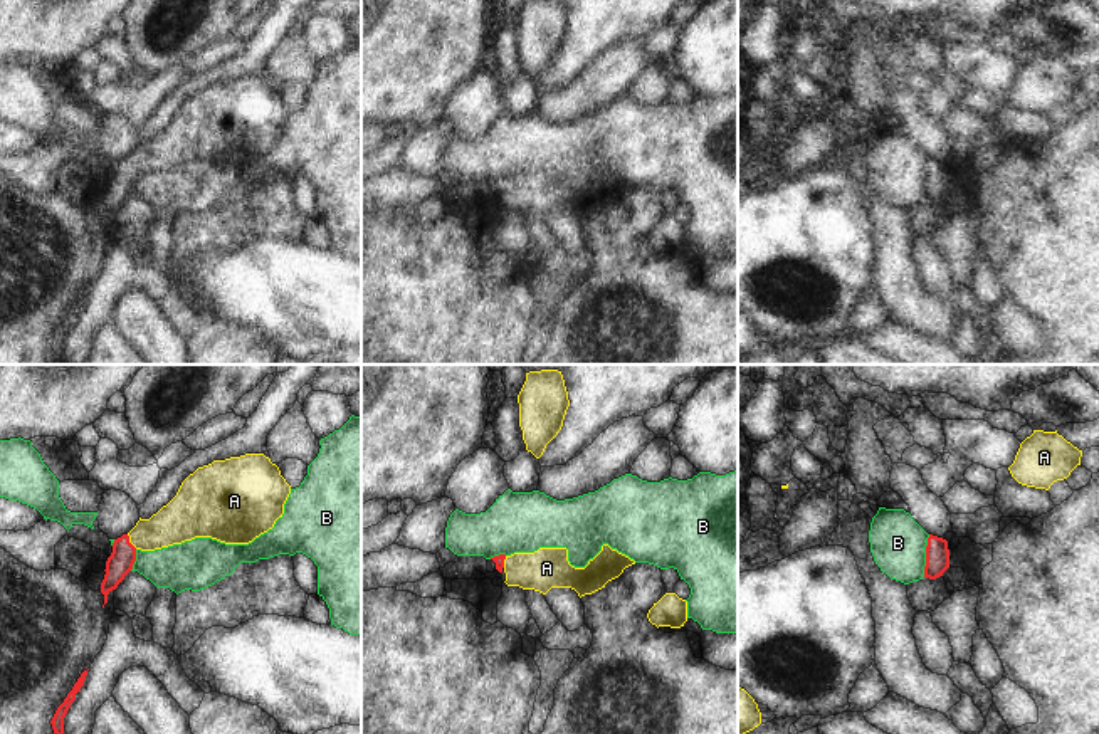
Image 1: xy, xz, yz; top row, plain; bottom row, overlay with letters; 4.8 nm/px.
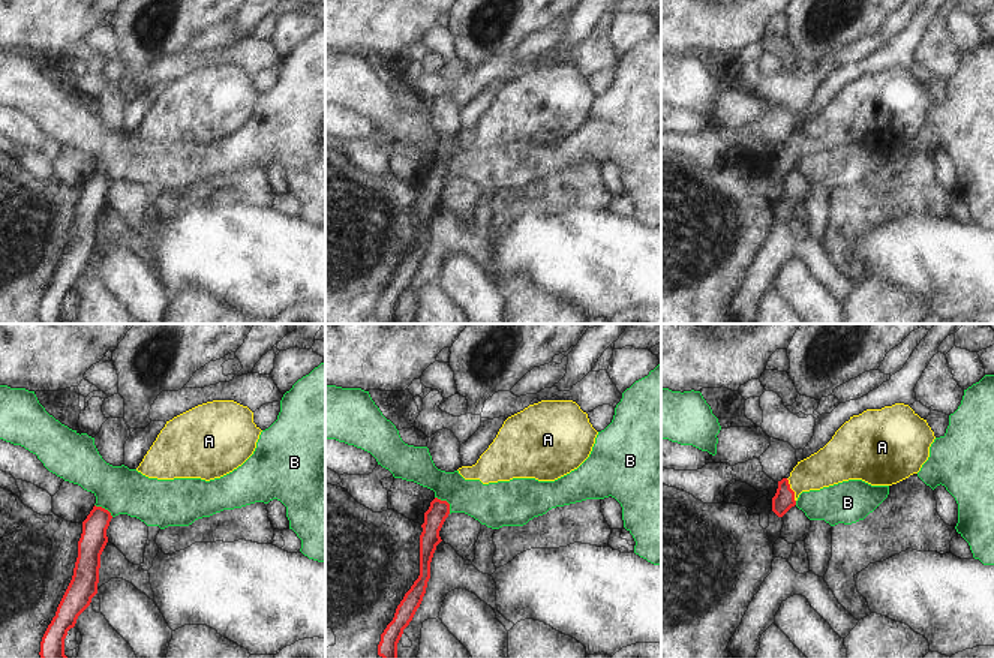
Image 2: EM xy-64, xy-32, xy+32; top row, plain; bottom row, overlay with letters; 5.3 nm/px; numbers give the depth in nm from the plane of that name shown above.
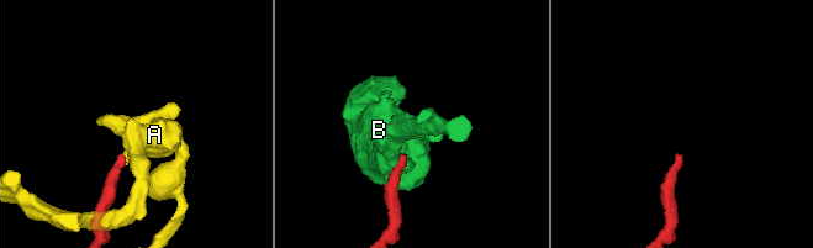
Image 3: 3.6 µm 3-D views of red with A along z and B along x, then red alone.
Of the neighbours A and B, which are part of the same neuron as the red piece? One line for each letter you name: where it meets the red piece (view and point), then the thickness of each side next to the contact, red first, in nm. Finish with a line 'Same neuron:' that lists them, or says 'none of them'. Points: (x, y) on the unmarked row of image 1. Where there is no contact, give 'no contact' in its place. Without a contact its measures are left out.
A: meets red in xy at (128, 165); 120 nm thick on the red side, 200 nm on the other
Same neuron: A

